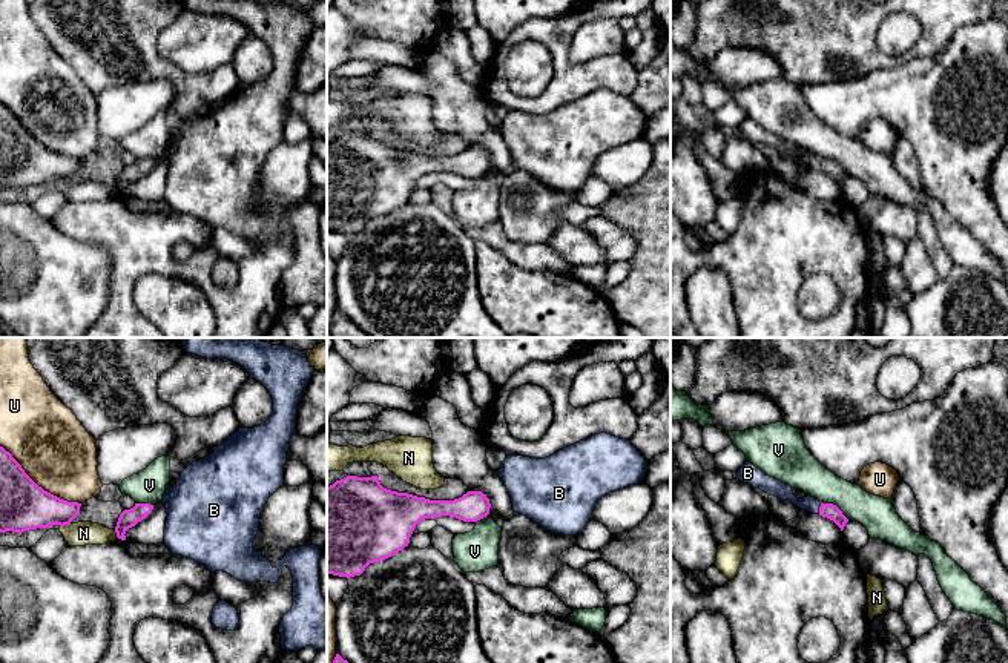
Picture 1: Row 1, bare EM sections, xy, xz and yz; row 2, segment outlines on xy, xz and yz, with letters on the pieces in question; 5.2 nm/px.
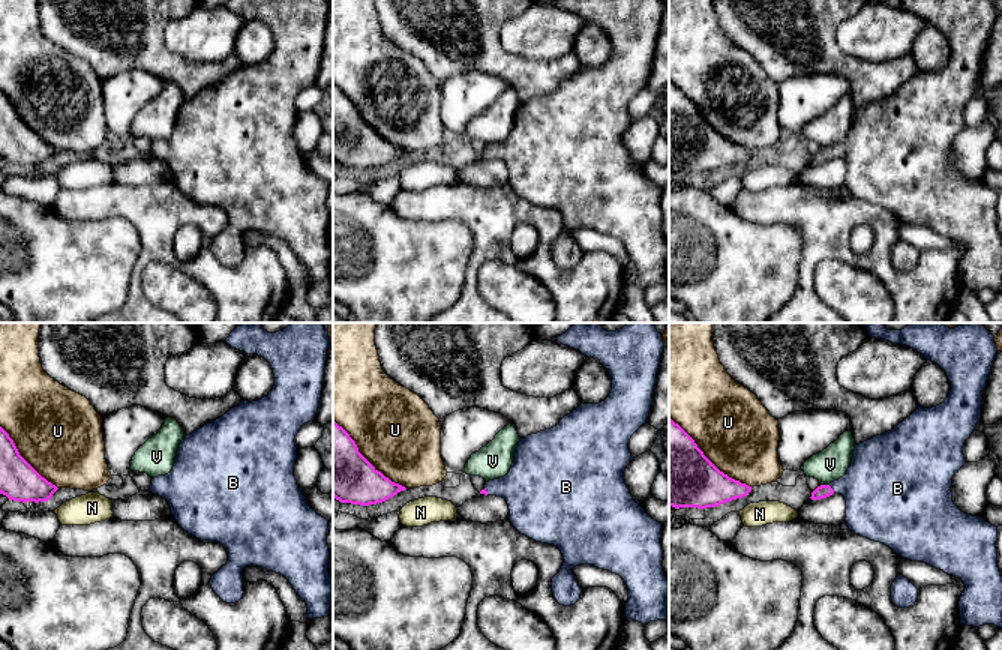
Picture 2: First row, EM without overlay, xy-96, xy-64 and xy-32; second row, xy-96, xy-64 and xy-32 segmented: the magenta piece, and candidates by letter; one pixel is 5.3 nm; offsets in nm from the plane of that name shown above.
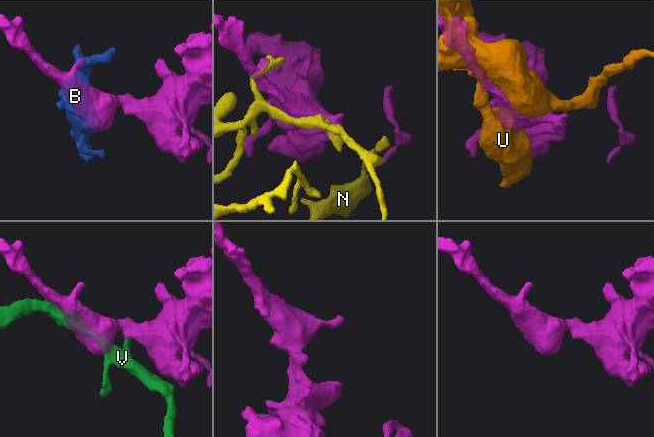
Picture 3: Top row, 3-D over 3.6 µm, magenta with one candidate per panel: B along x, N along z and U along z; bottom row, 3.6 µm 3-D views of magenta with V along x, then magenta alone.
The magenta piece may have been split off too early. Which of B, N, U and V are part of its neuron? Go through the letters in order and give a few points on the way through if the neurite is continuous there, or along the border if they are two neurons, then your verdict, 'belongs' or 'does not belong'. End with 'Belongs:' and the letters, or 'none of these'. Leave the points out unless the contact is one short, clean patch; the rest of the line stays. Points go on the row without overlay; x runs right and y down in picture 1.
B: way yz (826, 166), (820, 164), (797, 158), (777, 145); belongs
N: does not belong
U: does not belong
V: does not belong
Belongs: B

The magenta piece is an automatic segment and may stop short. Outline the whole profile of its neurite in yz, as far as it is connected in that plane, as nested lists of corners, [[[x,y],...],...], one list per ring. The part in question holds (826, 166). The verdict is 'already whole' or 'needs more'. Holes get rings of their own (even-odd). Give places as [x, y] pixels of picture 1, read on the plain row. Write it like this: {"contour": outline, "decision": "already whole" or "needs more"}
{"contour": [[[746,118],[738,127],[736,132],[741,138],[752,141],[753,144],[759,144],[761,147],[775,152],[781,157],[789,157],[795,160],[798,164],[805,166],[813,170],[819,170],[833,176],[841,187],[844,186],[848,175],[842,170],[842,167],[833,160],[822,160],[818,155],[807,152],[804,155],[798,155],[792,143],[776,137],[775,134],[767,132],[758,123],[750,118]]], "decision": "needs more"}

